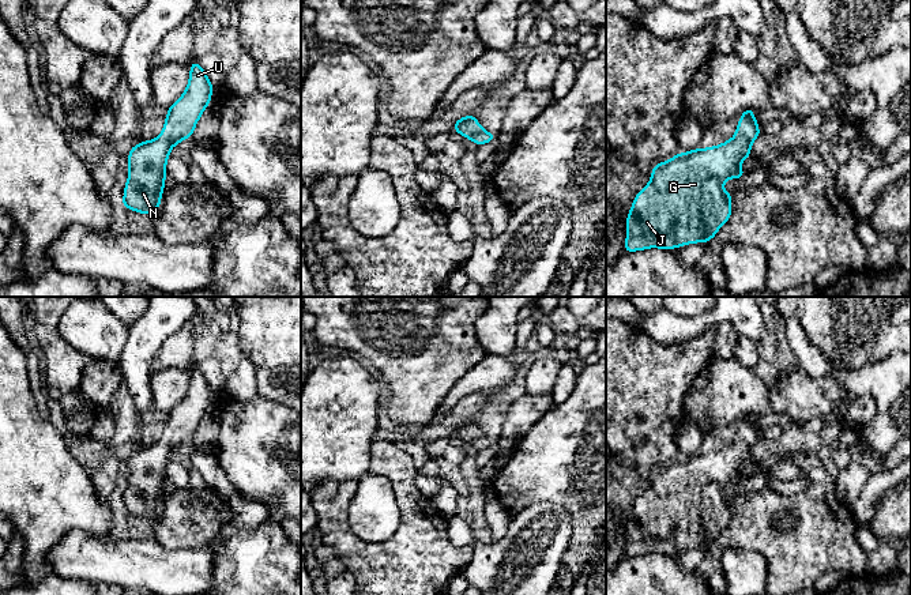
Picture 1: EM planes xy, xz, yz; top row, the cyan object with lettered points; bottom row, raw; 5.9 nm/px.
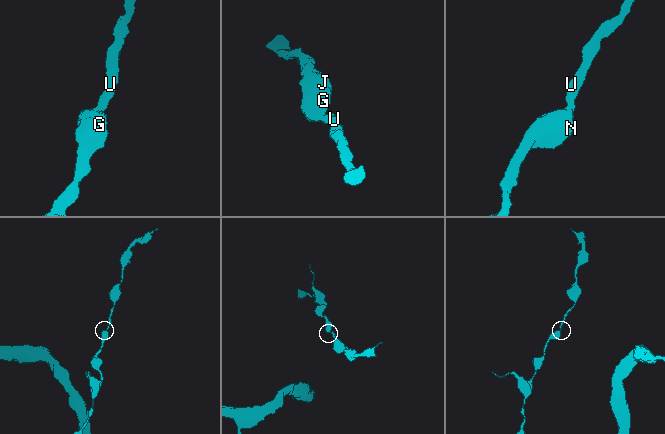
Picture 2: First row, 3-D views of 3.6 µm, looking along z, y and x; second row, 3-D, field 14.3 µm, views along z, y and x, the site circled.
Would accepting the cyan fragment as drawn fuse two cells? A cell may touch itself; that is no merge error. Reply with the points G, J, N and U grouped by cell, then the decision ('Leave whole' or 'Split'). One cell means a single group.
Groups: G J N U. Leave whole

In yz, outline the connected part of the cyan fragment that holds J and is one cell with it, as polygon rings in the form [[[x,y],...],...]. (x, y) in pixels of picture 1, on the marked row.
[[[753,108],[741,113],[733,139],[708,148],[680,152],[666,162],[654,166],[650,182],[635,196],[626,216],[626,241],[624,252],[660,248],[671,251],[694,242],[708,244],[716,231],[729,222],[731,197],[723,191],[729,178],[744,178],[744,159],[750,157],[752,143],[758,138],[760,128]]]

